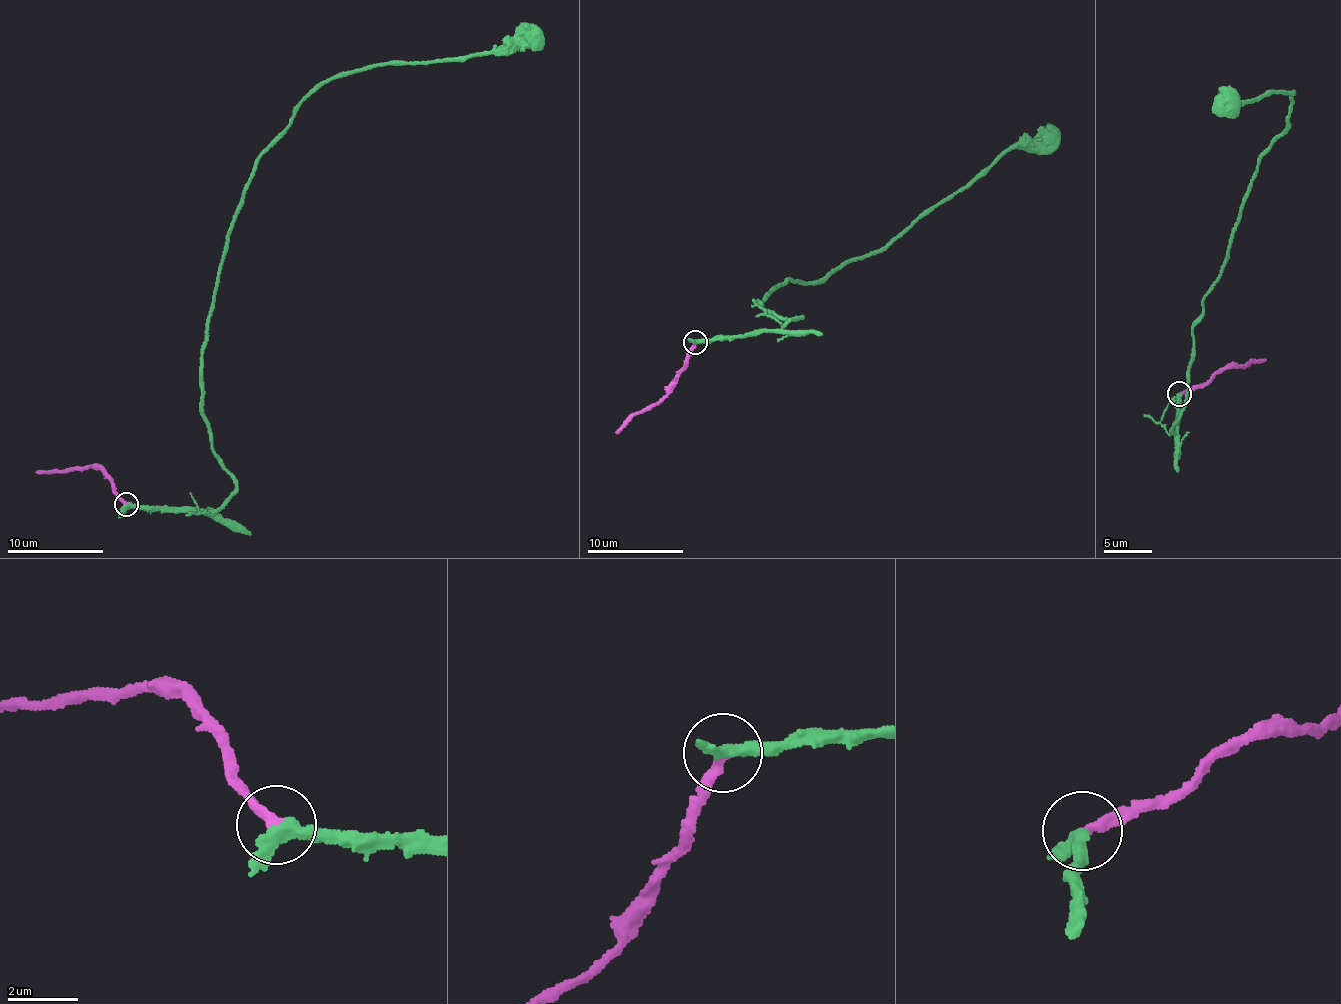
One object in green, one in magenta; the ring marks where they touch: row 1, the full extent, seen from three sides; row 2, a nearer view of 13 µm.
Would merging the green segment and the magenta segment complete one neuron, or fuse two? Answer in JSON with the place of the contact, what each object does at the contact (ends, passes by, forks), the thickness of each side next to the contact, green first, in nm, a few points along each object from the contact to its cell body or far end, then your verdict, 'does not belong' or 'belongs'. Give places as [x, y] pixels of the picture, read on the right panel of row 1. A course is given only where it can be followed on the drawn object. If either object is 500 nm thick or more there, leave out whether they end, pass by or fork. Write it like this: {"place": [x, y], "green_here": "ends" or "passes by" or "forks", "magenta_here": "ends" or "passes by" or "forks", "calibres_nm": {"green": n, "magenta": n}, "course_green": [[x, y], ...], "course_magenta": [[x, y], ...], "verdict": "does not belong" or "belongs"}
{"place": [1179, 394], "green_here": "passes by", "magenta_here": "ends", "calibres_nm": {"green": 320, "magenta": 300}, "course_green": [[1179, 393], [1176, 433], [1192, 323], [1227, 257], [1257, 157], [1284, 130], [1294, 93], [1225, 106]], "course_magenta": [[1179, 393], [1204, 387], [1218, 372], [1238, 364], [1244, 367], [1249, 362], [1266, 360]], "verdict": "belongs"}

